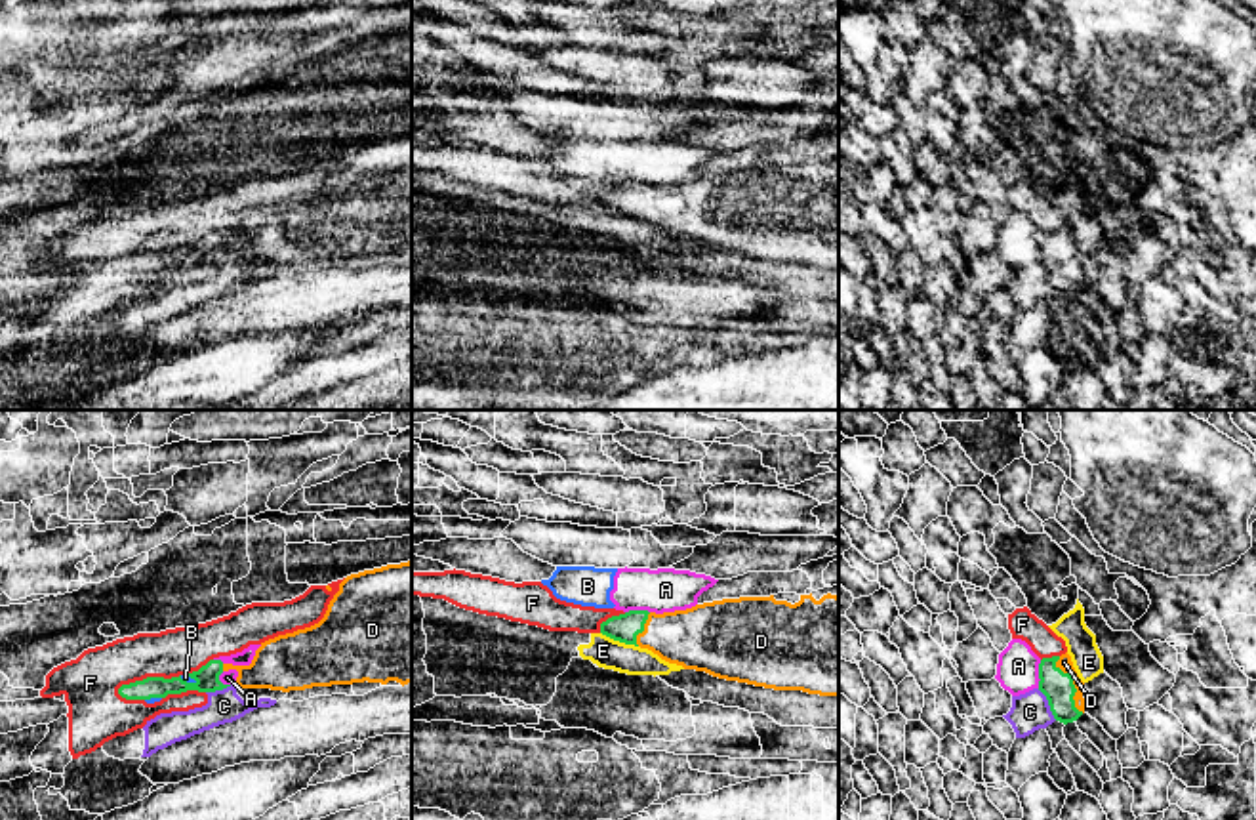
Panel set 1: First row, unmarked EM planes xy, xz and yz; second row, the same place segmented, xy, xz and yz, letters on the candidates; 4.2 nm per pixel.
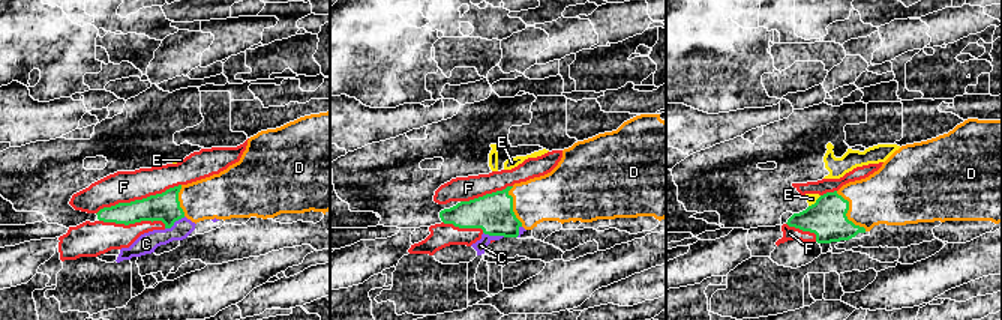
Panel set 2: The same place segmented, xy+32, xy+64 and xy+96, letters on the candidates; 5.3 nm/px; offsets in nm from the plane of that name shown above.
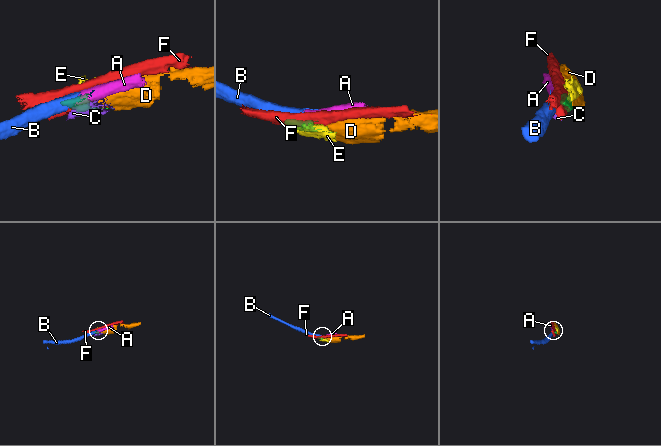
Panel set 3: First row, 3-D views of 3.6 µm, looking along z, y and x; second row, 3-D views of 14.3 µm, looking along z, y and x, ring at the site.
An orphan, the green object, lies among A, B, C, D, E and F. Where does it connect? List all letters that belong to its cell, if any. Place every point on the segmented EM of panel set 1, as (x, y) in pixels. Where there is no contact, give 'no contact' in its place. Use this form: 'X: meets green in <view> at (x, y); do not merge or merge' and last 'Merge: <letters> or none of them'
A: meets green in yz at (1039, 674); do not merge
B: meets green in xy at (189, 683); do not merge
C: meets green in yz at (1049, 704); do not merge
D: meets green in yz at (1073, 685); merge
E: meets green in xz at (620, 641); do not merge
F: meets green in xy at (147, 677); do not merge
Merge: D

